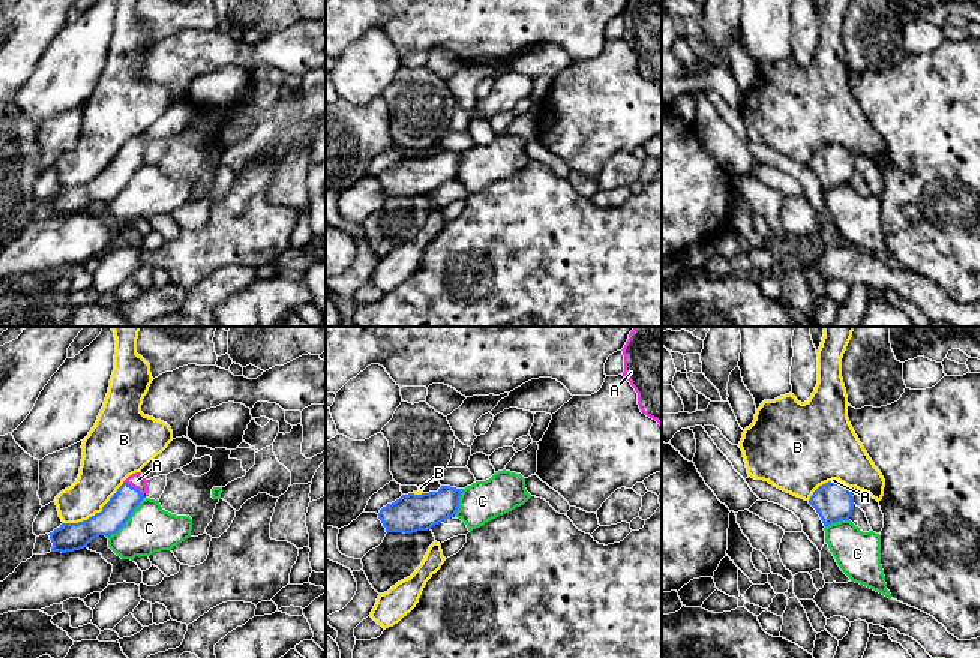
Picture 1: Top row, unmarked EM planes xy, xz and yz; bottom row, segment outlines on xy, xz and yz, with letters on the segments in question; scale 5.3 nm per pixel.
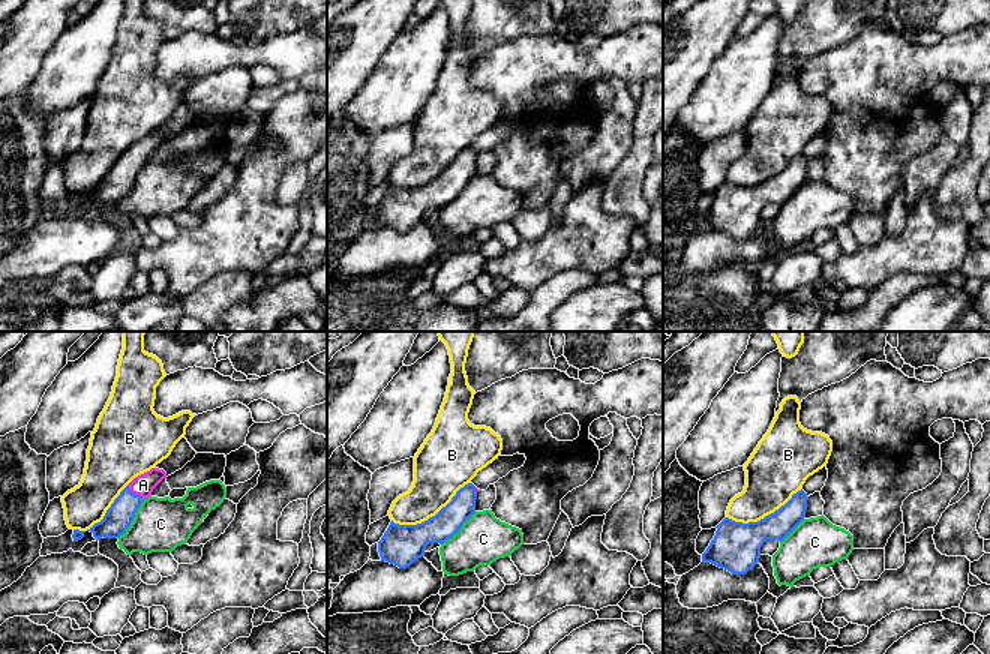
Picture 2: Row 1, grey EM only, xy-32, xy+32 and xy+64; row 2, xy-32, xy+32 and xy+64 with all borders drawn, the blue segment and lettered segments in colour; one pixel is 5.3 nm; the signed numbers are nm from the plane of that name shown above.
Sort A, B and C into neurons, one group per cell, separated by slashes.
A / B / C

